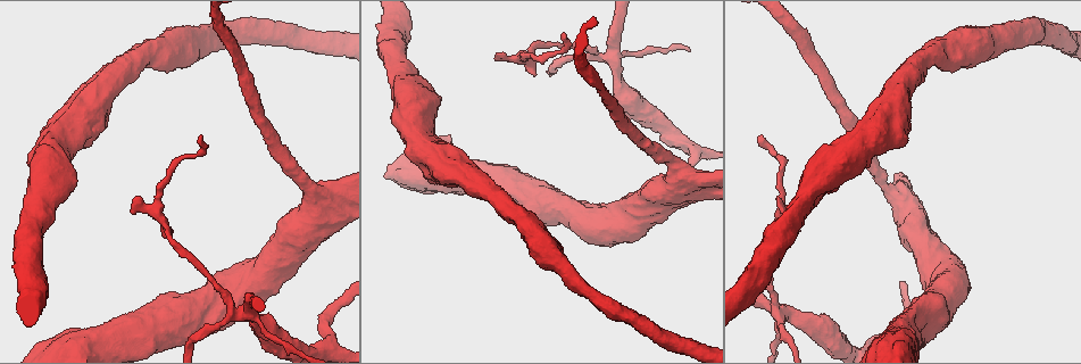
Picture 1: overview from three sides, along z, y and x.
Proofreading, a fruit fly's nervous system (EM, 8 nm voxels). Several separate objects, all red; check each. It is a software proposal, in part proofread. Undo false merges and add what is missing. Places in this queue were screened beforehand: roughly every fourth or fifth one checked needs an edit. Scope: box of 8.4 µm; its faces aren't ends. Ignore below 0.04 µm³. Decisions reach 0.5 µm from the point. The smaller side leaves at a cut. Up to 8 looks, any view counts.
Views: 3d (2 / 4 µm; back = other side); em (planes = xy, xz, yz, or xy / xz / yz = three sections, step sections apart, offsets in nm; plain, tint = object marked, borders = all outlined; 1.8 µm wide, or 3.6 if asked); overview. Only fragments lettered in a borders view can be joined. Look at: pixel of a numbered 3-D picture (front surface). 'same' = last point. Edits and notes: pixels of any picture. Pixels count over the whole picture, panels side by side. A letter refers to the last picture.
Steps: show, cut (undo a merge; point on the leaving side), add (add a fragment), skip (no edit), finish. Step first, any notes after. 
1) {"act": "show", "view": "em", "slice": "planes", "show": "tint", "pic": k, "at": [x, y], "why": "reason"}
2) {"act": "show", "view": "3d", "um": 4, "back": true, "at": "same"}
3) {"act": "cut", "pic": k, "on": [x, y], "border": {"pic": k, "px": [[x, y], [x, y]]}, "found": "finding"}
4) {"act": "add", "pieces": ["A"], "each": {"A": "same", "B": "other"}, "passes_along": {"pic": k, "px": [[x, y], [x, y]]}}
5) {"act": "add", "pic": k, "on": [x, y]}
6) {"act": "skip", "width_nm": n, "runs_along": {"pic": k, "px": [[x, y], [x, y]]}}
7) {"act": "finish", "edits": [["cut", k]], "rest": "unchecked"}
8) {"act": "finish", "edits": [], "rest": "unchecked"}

{"act": "show", "view": "3d", "um": 4, "pic": 1, "at": [784, 311], "why": "thin arm on a thick one"}

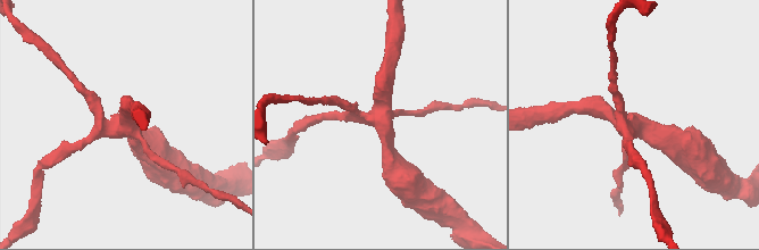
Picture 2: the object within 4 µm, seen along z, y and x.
{"act": "show", "view": "em", "slice": "planes", "show": "tint", "pic": 2, "at": [126, 127]}

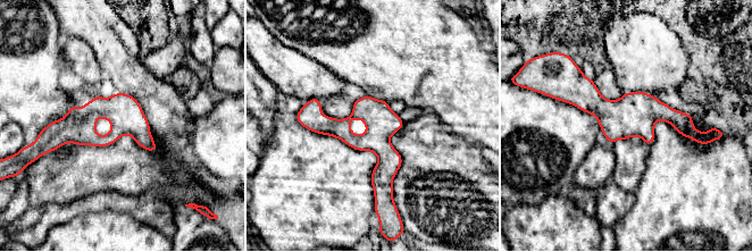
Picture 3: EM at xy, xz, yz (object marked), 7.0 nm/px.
{"act": "show", "view": "em", "slice": "planes", "show": "borders", "at": "same", "why": "what lies round it"}

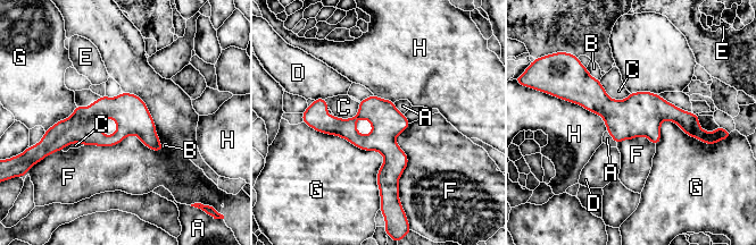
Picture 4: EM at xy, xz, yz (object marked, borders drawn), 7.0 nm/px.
{"act": "skip", "longest_contact_nm": ["G", 800], "each": {"A": "other", "B": "other", "C": "other", "D": "other", "E": "other", "F": "other", "G": "other", "H": "other"}, "runs_along": {"pic": 4, "px": [[571, 99], [670, 111], [700, 136]]}, "found": "continuous, no second neuron"}

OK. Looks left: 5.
{"act": "show", "view": "3d", "um": 2, "pic": 1, "at": [133, 214]}

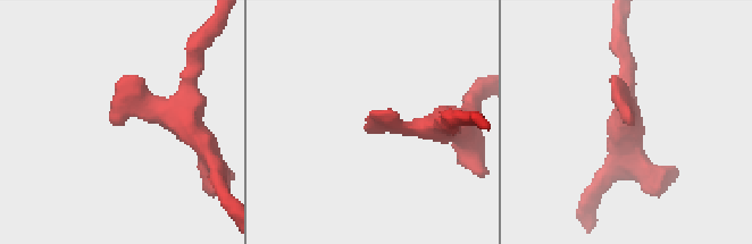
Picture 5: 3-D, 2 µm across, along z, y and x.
{"act": "show", "view": "em", "slice": "planes", "show": "tint", "pic": 5, "at": [110, 120], "why": "now the EM"}

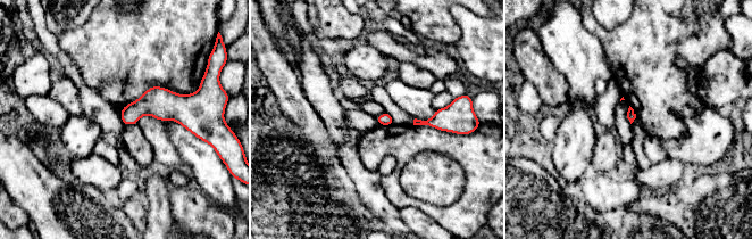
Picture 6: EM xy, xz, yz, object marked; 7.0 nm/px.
{"act": "show", "view": "em", "slice": "planes", "show": "borders", "at": "same", "why": "see the neighbours"}

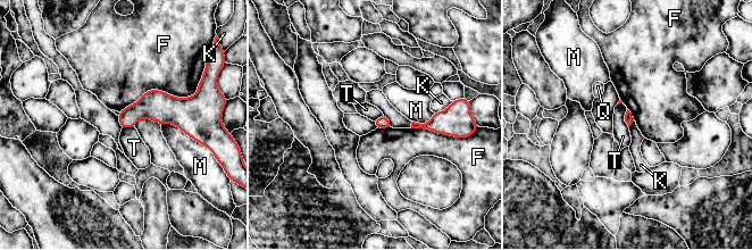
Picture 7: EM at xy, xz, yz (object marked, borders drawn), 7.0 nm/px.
{"act": "skip", "each": {"F": "other", "K": "other", "M": "other", "Q": "other", "T": "other"}, "border": {"pic": 7, "px": [[451, 101], [445, 108], [434, 113]]}, "found": "none of them fits"}

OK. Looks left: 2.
{"act": "show", "view": "em", "slice": "yz", "step": 4, "show": "plain", "pic": 1, "at": [566, 35], "why": "an open end"}

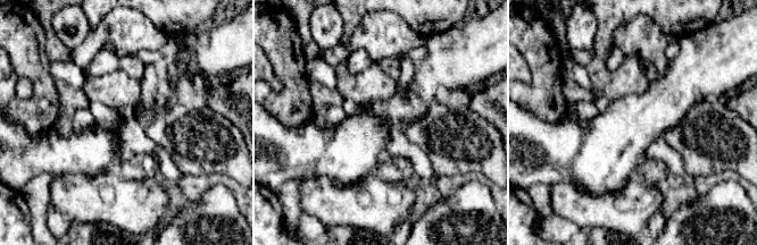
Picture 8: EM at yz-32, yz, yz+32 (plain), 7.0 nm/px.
{"act": "show", "view": "em", "slice": "yz", "step": 4, "show": "borders", "at": "same", "why": "see the neighbours"}

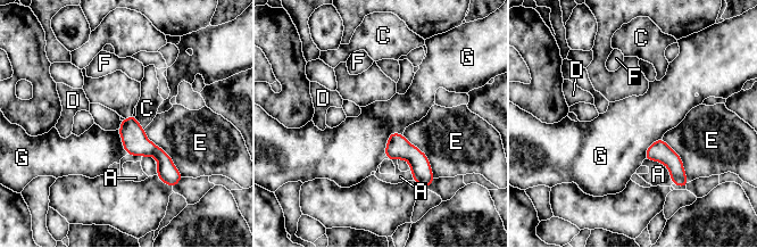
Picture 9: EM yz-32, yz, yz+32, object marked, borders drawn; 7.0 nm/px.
{"act": "skip", "each": {"A": "other", "C": "other", "D": "other", "E": "other", "F": "other", "G": "other"}, "runs_along": {"pic": 9, "px": [[126, 121], [130, 129], [171, 172]]}, "found": "none of them fits"}

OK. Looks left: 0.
{"act": "finish", "edits": [], "rest": "unchecked"}

